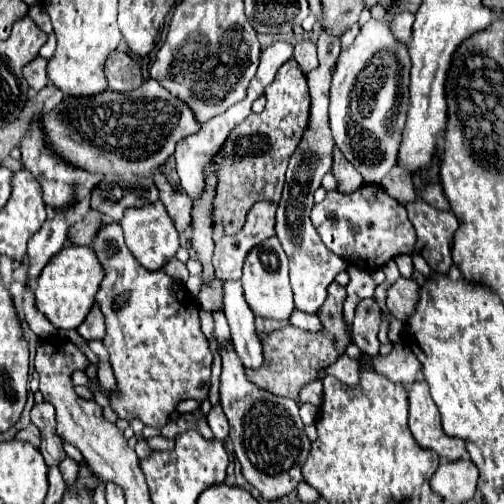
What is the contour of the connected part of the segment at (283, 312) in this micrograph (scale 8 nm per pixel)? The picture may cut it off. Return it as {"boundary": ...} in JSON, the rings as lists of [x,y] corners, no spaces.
{"boundary":[[[276,236],[268,238],[264,244],[252,248],[244,262],[244,276],[242,276],[244,298],[248,300],[250,310],[260,318],[270,320],[288,320],[294,304],[292,304],[292,290],[288,282],[288,258],[276,240]]]}

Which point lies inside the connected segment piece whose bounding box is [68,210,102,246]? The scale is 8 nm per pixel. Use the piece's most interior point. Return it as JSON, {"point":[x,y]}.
{"point":[81,233]}

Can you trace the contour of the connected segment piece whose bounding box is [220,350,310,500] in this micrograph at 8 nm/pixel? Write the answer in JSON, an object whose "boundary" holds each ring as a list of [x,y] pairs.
{"boundary":[[[232,350],[222,356],[220,406],[230,422],[230,438],[234,454],[242,464],[244,478],[262,494],[264,500],[288,496],[302,480],[300,468],[310,452],[310,440],[306,438],[304,424],[298,416],[298,404],[252,384],[244,374],[240,358]]]}

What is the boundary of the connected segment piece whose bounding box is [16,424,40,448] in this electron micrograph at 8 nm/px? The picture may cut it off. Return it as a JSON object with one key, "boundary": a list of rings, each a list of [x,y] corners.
{"boundary":[[[30,424],[28,428],[24,428],[24,430],[20,430],[20,434],[16,434],[16,438],[18,440],[24,440],[24,442],[32,442],[36,448],[40,448],[40,430],[34,426],[34,424]]]}

